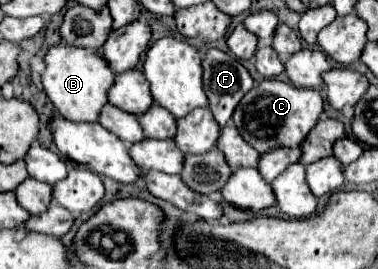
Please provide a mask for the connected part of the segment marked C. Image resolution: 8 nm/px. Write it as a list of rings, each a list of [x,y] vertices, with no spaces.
[[[264,79],[242,97],[238,107],[234,109],[232,121],[246,143],[250,143],[258,153],[264,153],[272,147],[300,145],[300,141],[318,121],[322,109],[324,101],[318,91],[298,89],[280,79]]]

